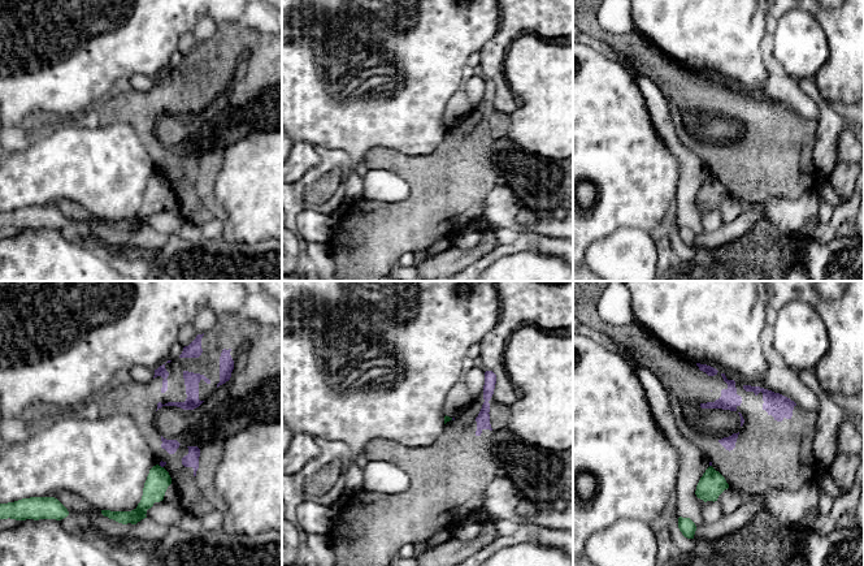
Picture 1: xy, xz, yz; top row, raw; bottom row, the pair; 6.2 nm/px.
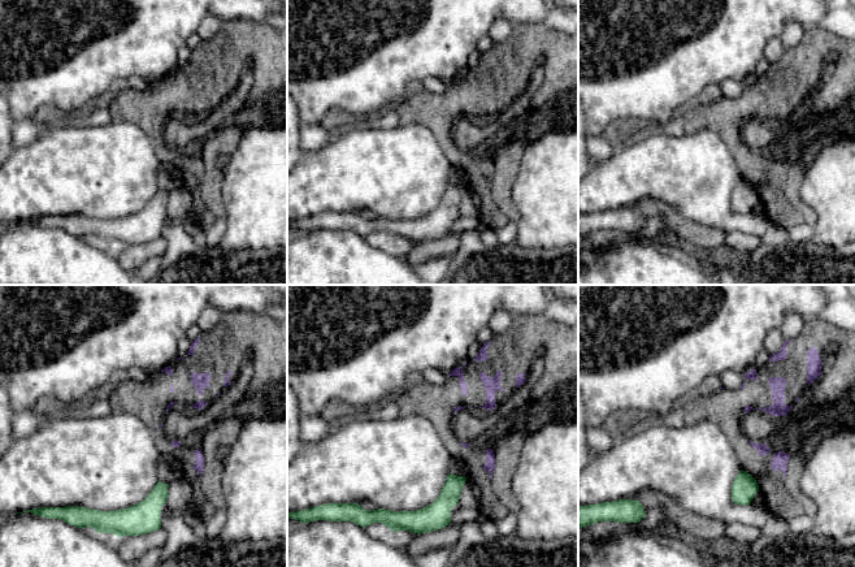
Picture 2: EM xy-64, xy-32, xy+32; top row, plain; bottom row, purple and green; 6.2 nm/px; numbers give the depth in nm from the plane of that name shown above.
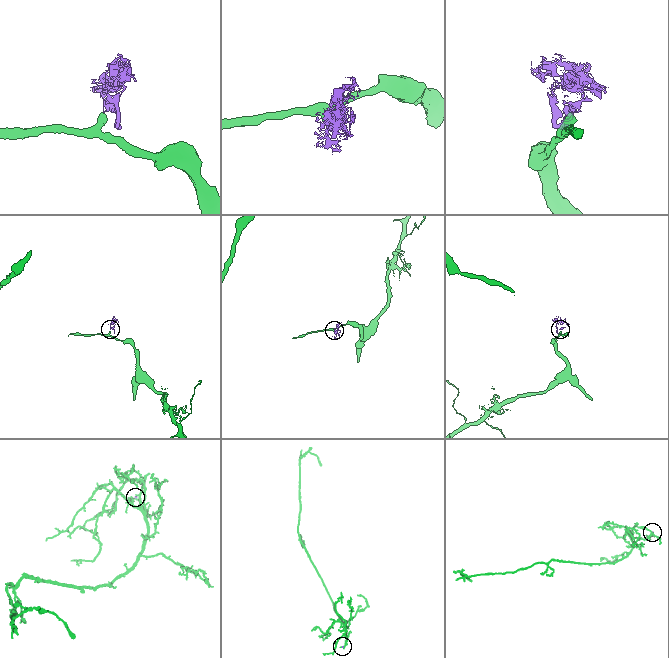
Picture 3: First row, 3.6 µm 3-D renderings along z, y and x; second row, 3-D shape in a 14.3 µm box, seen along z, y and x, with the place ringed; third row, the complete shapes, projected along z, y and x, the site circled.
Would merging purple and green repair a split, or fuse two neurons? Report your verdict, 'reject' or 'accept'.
reject

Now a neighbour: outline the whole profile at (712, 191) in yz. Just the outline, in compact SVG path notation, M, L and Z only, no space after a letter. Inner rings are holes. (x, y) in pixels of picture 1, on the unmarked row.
M709 174L700 186L695 203L698 207L707 209L717 209L718 204L729 196L725 186Z

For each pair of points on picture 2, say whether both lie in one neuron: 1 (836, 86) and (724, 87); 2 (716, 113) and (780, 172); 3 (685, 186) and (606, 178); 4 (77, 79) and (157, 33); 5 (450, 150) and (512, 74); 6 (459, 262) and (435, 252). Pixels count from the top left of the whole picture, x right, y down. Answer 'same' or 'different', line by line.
1: different
2: same
3: same
4: same
5: same
6: different

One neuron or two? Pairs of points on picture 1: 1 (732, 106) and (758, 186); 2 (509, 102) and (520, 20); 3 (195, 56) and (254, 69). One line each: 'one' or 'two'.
1: one
2: one
3: one

